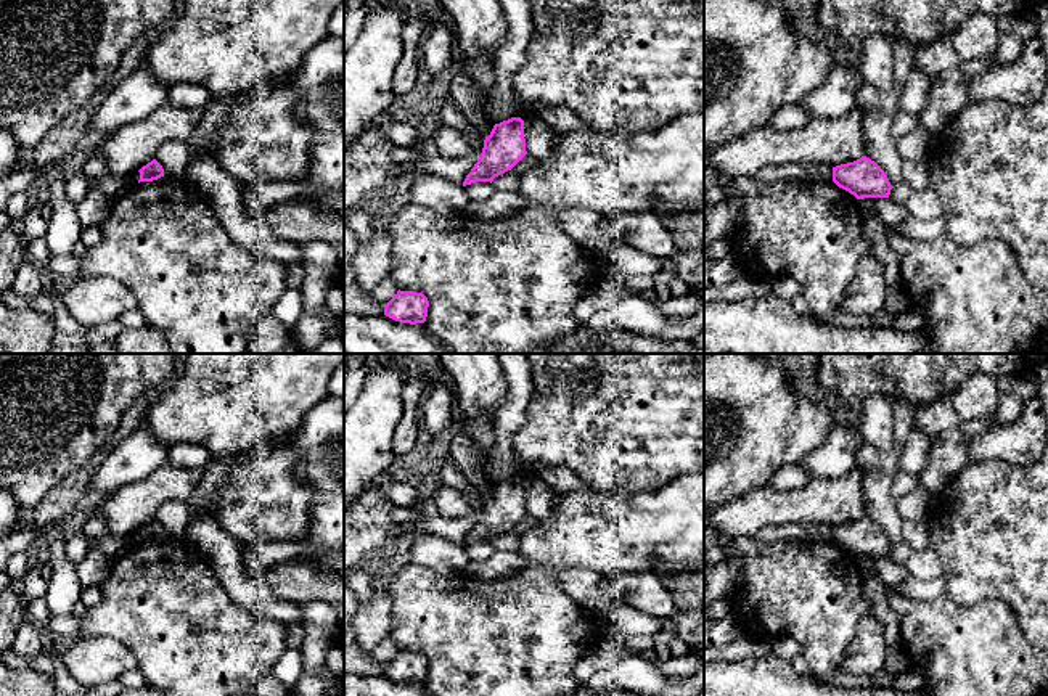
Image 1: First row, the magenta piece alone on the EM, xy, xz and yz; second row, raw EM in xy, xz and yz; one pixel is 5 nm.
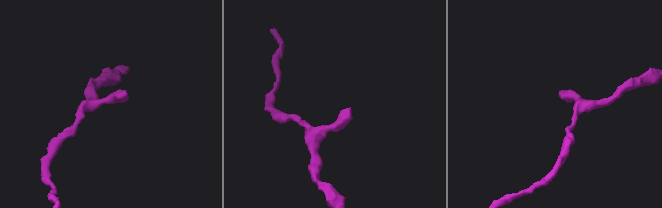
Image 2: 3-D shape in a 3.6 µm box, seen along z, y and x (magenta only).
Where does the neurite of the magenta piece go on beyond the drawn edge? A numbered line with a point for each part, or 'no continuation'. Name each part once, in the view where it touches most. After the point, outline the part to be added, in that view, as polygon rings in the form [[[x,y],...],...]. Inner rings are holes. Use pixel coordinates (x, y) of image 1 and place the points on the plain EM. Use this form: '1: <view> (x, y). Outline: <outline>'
no continuation

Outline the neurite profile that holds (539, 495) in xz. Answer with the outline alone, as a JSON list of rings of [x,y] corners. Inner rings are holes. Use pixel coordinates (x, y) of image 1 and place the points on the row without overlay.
[[[530,477],[524,482],[526,511],[537,521],[545,519],[551,513],[555,490],[542,479]]]

